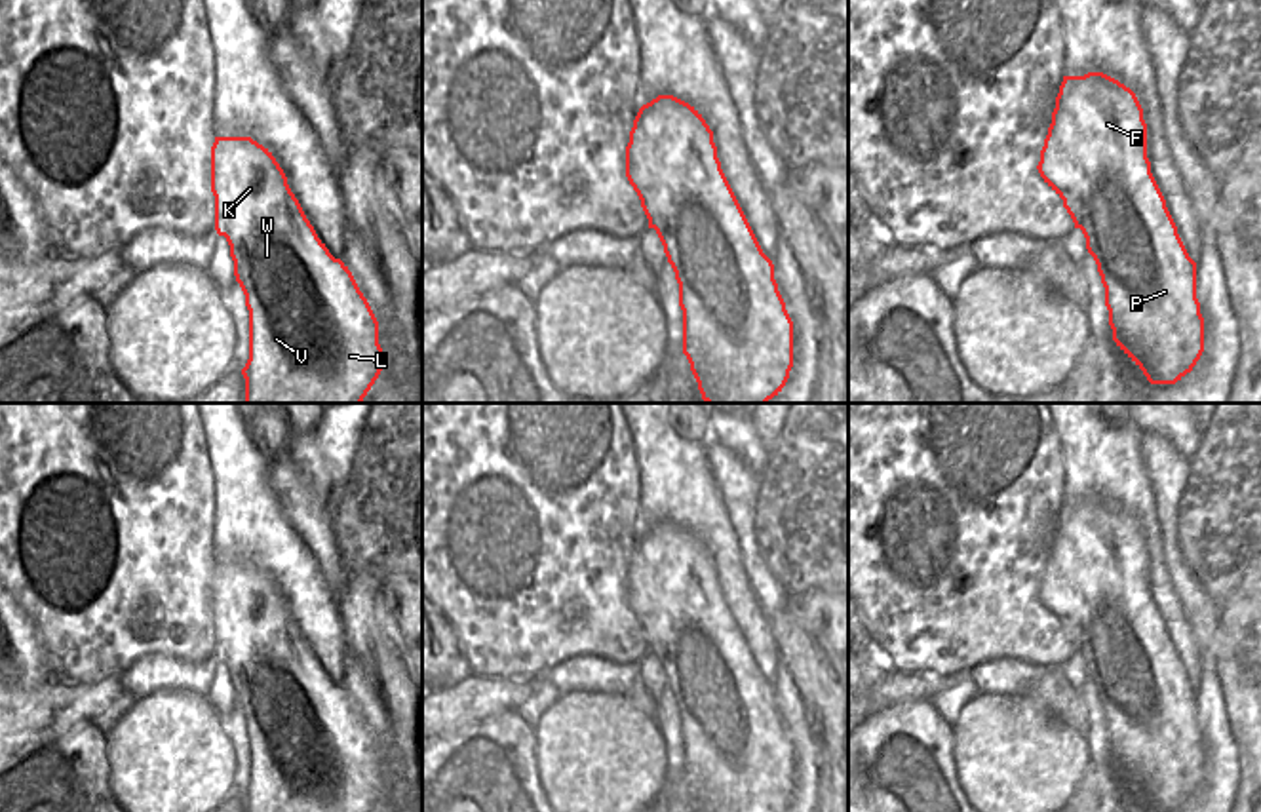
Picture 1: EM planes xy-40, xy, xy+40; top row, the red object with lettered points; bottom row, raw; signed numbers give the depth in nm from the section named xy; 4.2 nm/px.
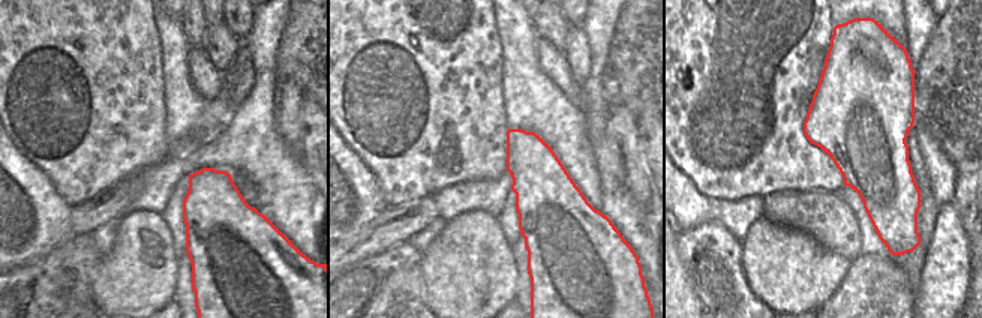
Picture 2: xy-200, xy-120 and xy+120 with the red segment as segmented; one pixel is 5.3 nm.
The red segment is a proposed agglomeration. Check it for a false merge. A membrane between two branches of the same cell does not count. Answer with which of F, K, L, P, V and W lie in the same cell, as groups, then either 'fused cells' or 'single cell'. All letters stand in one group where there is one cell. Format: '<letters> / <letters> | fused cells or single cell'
F K L P V W | single cell

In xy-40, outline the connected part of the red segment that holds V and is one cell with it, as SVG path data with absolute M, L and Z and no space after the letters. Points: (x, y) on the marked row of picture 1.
M215 137L211 146L215 230L224 236L249 310L245 403L361 403L382 371L378 321L348 266L318 238L272 152L251 137Z

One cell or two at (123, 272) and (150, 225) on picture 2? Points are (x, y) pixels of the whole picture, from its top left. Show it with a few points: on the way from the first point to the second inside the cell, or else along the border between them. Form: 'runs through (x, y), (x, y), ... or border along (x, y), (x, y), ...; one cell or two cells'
runs through (137, 258), (138, 230); one cell

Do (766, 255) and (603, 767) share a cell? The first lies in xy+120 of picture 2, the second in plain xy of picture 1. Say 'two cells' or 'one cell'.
one cell

